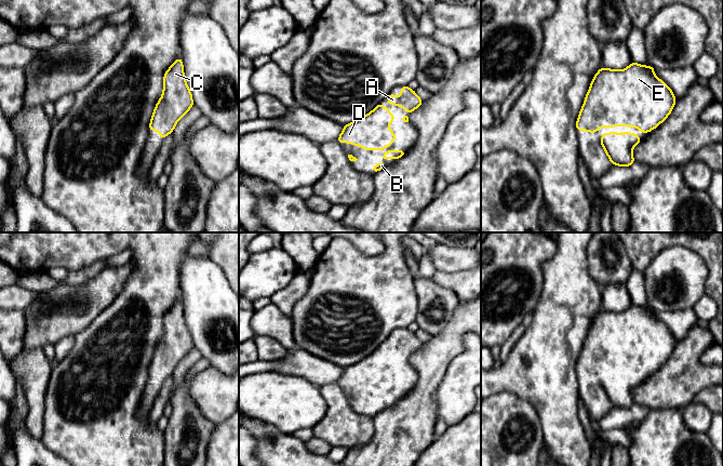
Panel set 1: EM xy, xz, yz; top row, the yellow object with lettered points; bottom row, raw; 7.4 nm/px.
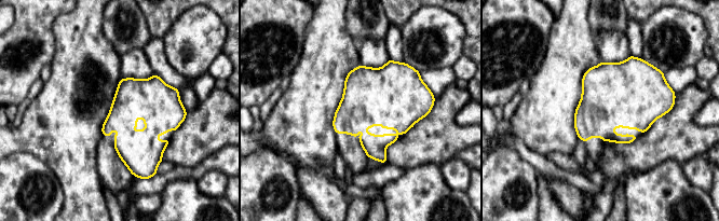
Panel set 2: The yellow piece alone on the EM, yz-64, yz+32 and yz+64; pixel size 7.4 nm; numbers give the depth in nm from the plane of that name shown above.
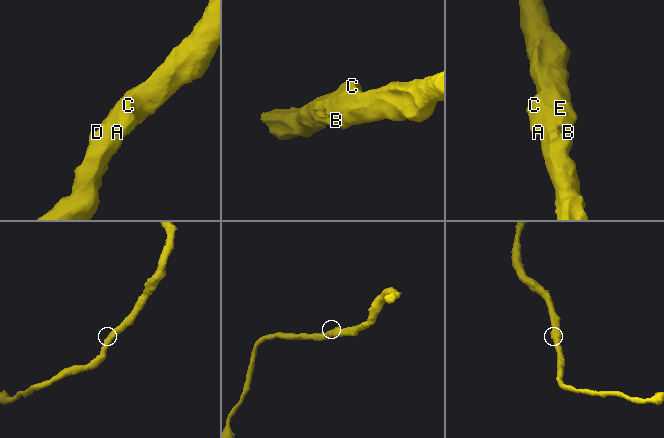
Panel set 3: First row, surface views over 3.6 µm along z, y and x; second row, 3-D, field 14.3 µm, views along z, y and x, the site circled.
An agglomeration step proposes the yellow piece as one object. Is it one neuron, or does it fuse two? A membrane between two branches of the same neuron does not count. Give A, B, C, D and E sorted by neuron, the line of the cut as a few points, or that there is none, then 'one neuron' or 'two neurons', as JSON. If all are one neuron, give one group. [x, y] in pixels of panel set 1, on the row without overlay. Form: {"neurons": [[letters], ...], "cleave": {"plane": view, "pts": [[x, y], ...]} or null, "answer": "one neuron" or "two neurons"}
{"neurons": [["A", "B", "C", "D", "E"]], "cleave": null, "answer": "one neuron"}

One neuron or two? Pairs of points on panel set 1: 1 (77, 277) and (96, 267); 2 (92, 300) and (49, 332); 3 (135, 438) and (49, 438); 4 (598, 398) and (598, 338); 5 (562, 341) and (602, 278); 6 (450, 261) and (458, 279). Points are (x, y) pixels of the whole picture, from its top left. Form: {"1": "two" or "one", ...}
{"1": "one", "2": "one", "3": "one", "4": "one", "5": "two", "6": "two"}

